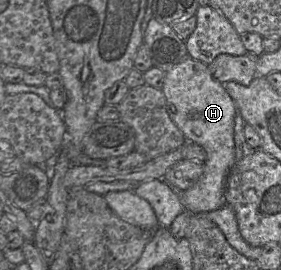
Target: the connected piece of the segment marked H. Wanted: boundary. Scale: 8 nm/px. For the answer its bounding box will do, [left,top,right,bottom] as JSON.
[162,57,238,214]

